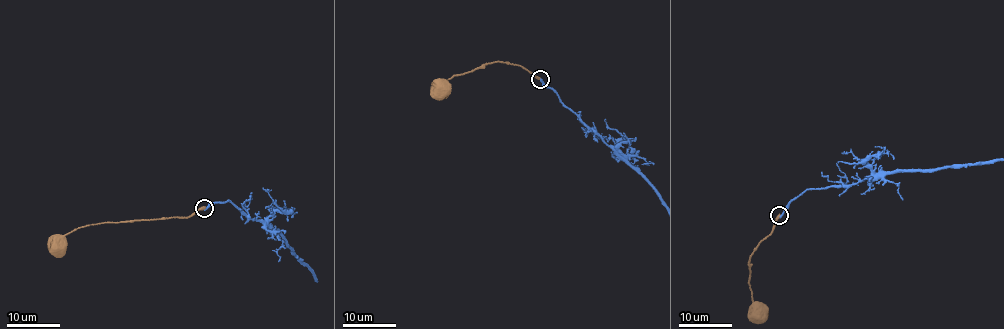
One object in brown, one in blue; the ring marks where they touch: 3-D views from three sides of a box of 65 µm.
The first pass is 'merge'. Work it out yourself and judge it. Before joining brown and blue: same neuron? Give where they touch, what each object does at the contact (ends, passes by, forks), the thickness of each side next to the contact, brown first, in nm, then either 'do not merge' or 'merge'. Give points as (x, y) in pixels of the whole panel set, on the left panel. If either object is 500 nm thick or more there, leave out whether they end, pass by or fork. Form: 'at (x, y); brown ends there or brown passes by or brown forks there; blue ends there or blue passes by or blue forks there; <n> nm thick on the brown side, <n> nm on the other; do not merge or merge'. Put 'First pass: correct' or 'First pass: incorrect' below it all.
at (204, 208); brown ends there; blue ends there; 360 nm thick on the brown side, 240 nm on the other; do not merge
First pass: incorrect

